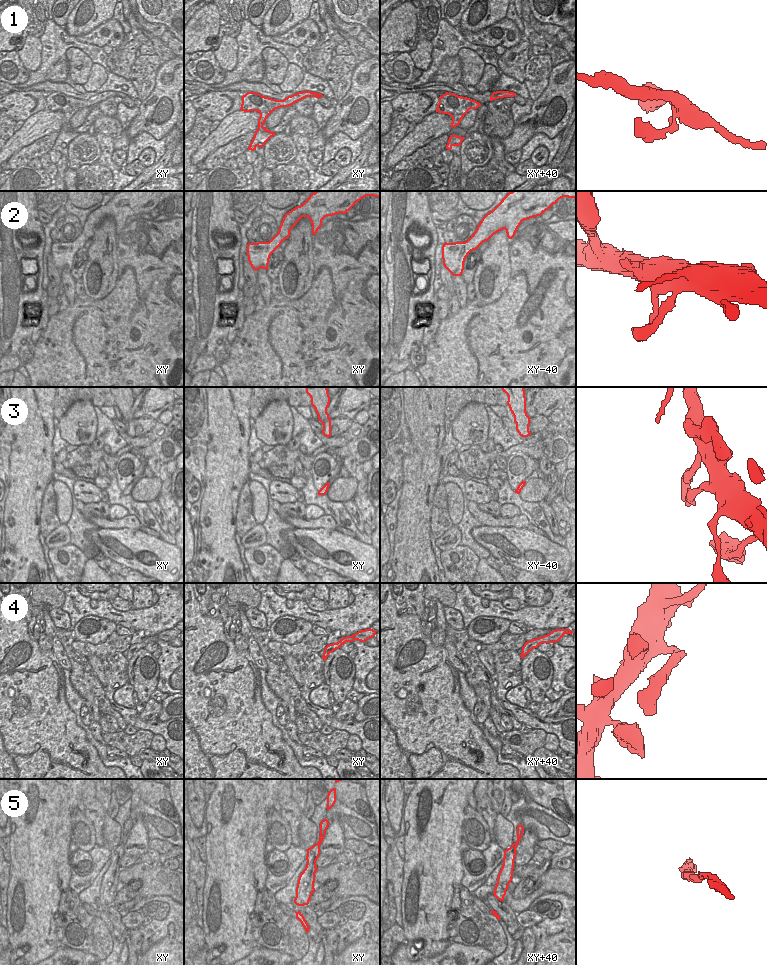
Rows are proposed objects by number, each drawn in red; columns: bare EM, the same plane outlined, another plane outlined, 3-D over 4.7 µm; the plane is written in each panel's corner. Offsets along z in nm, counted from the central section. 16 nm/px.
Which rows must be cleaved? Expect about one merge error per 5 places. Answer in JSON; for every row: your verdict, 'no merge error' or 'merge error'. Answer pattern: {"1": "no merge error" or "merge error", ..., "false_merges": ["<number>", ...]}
{"1": "merge error", "2": "no merge error", "3": "no merge error", "4": "no merge error", "5": "no merge error", "false_merges": ["1"]}

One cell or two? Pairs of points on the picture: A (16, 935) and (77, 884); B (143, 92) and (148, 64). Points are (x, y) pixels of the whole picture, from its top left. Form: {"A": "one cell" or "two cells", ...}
{"A": "two cells", "B": "one cell"}

